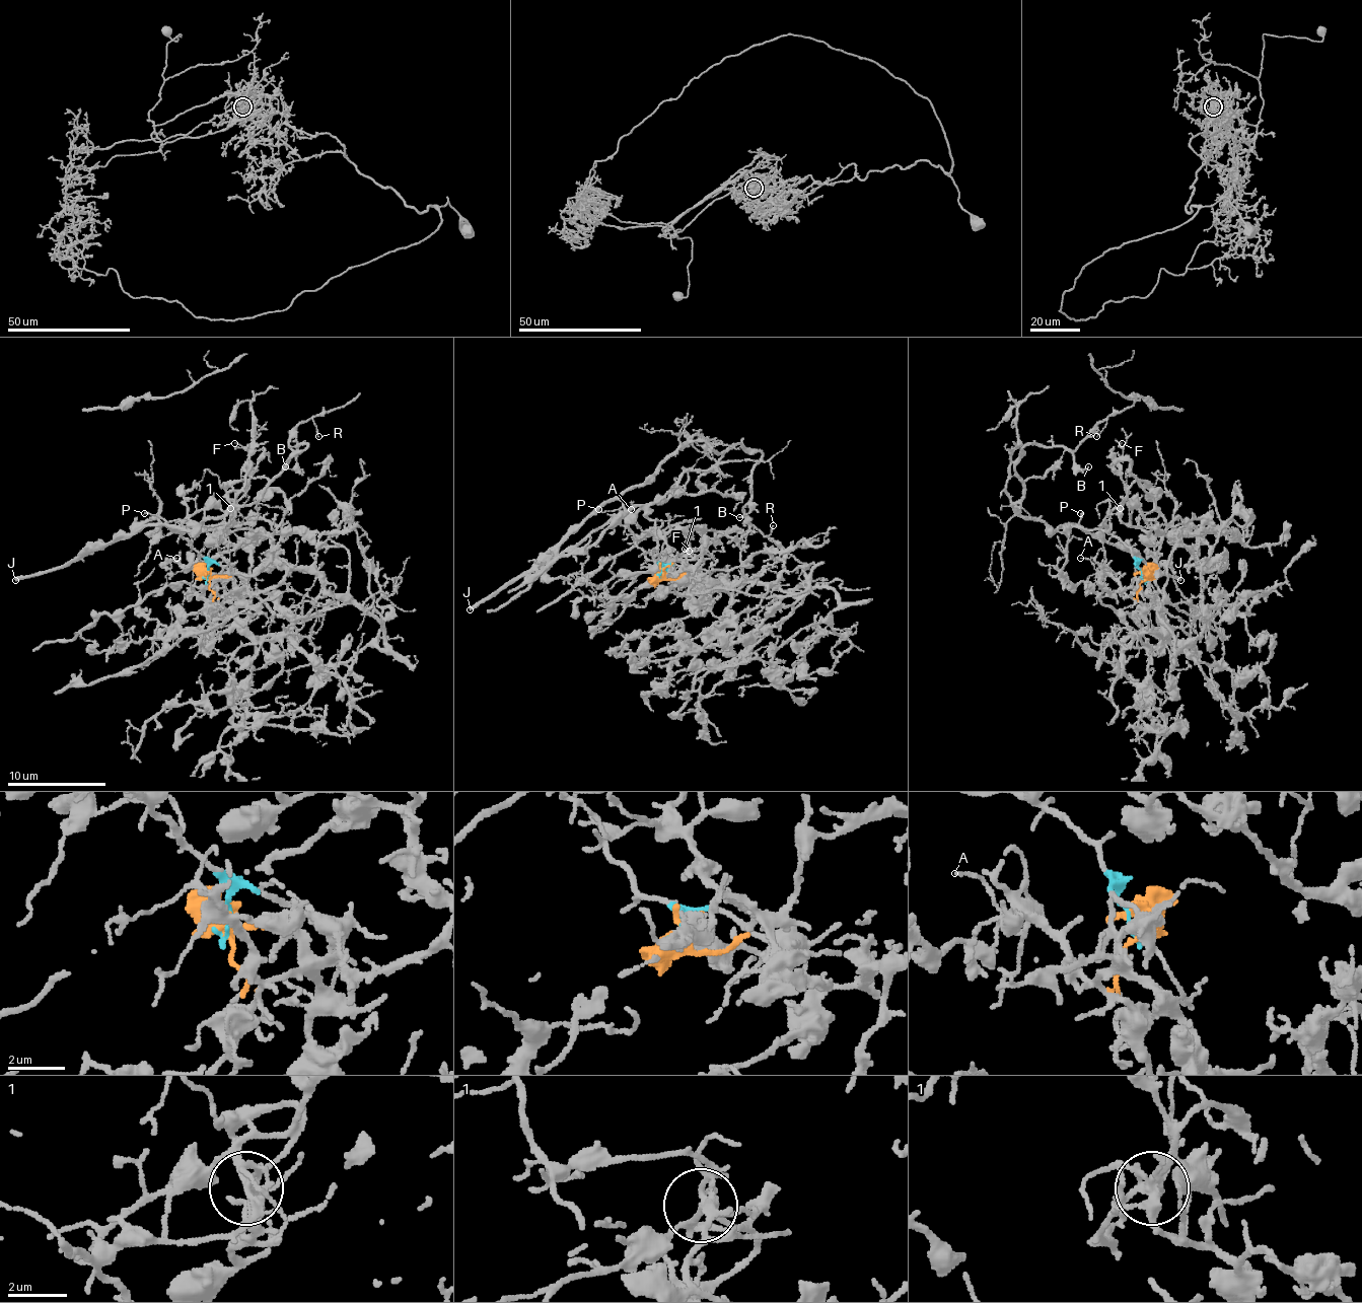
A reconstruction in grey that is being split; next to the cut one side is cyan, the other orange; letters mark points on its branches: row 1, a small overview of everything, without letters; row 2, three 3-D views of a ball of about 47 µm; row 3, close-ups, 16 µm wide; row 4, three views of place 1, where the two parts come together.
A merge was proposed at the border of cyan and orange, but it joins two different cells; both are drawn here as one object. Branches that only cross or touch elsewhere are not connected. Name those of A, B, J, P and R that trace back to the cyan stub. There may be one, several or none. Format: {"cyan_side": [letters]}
{"cyan_side": ["B", "J", "P", "R"]}

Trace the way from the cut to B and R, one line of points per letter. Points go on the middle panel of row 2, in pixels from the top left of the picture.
B: (662, 573), (635, 544), (620, 497), (690, 442), (762, 454), (751, 509), (739, 516)
R: (662, 573), (635, 544), (620, 497), (690, 442), (762, 454), (744, 516), (766, 536), (774, 526)

